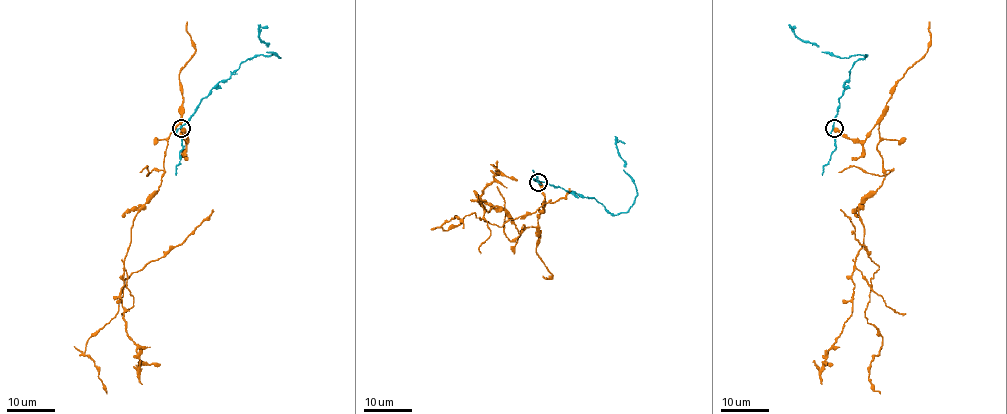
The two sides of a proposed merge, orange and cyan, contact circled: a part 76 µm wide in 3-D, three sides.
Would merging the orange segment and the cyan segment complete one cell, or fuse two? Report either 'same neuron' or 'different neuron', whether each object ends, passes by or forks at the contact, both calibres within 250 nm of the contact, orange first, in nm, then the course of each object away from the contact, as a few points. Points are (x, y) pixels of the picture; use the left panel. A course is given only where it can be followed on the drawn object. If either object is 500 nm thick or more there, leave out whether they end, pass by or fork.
different neuron; 550 nm thick on the orange side, 180 nm on the other; orange runs (181, 128), (186, 140), (180, 124), (170, 134), (161, 185), (131, 228), (118, 313), (84, 351), (107, 393); cyan runs (181, 127), (202, 100), (240, 65), (257, 55), (279, 58), (266, 52), (267, 45), (259, 37), (267, 25)

